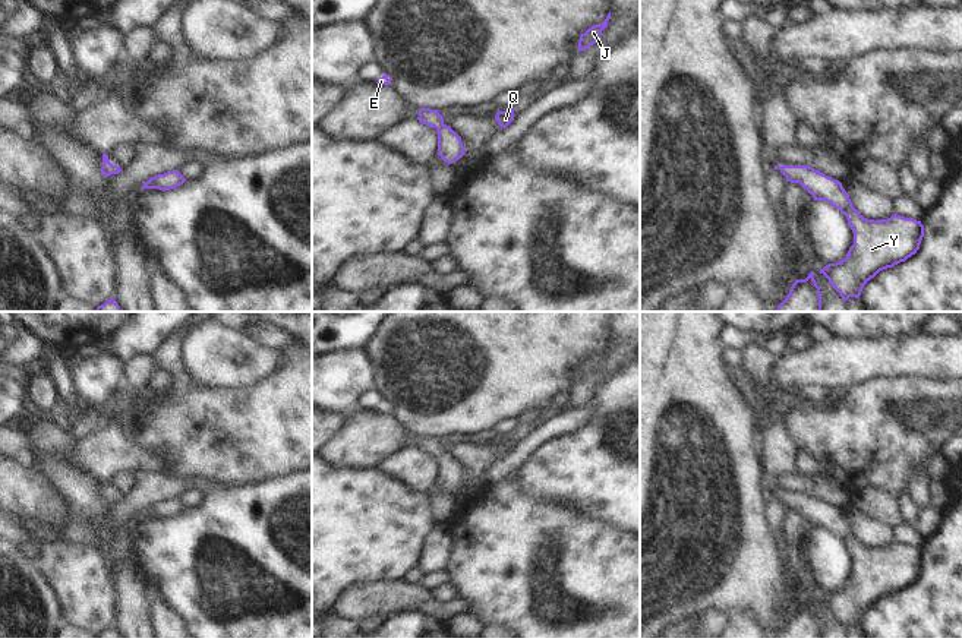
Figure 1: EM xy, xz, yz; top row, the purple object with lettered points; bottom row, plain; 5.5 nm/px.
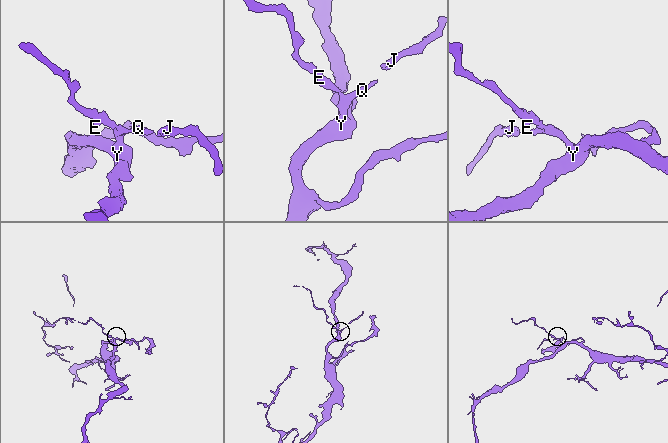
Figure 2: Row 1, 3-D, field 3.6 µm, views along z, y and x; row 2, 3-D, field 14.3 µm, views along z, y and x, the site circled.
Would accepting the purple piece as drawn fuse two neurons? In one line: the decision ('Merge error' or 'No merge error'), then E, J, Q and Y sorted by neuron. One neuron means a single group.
No merge error. Groups: E J Q Y.

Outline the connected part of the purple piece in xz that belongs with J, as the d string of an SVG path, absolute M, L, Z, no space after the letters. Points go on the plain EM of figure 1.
M611 339L608 341L606 347L589 356L584 361L580 363L578 367L578 380L593 373L597 366L600 364L602 359L608 354L608 348L611 347Z

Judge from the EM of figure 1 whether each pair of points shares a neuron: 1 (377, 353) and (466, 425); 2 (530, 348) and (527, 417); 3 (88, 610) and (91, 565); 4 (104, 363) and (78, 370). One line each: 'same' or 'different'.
1: same
2: different
3: same
4: same

